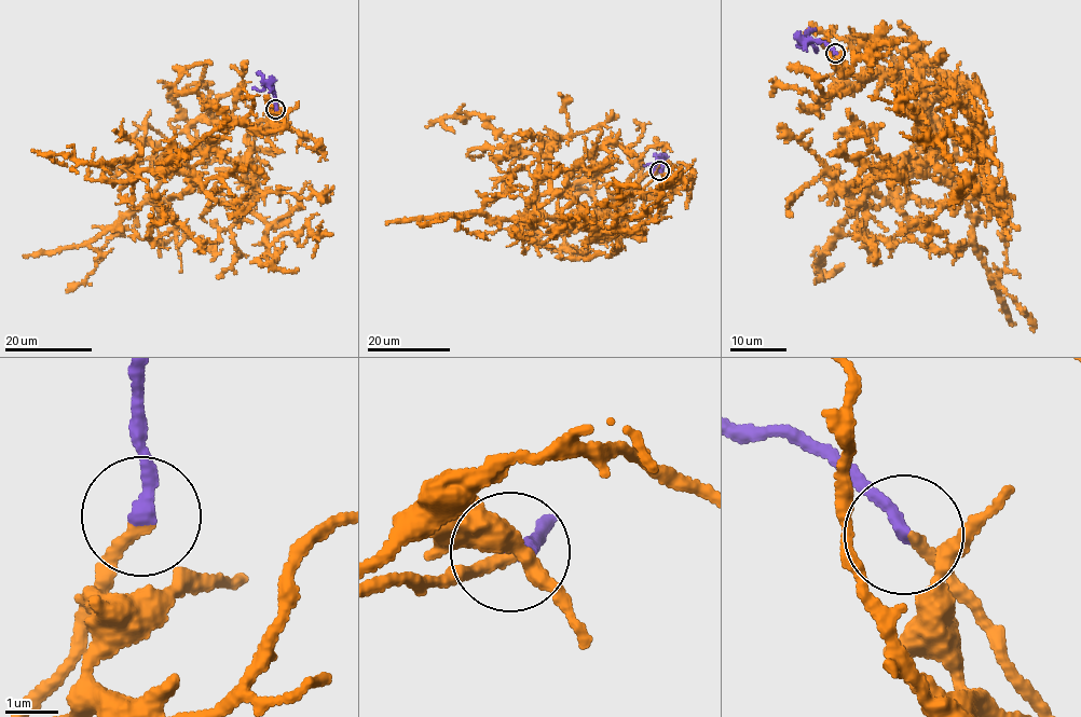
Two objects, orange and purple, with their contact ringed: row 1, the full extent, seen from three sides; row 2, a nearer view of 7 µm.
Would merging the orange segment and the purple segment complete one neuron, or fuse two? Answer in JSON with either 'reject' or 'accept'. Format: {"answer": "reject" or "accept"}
{"answer": "accept"}

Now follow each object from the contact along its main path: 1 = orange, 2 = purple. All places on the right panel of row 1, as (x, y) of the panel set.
1: (836, 53), (863, 79), (911, 77), (935, 146), (866, 183), (820, 273), (844, 263)
2: (834, 53), (823, 42), (805, 39), (806, 31), (815, 29)

